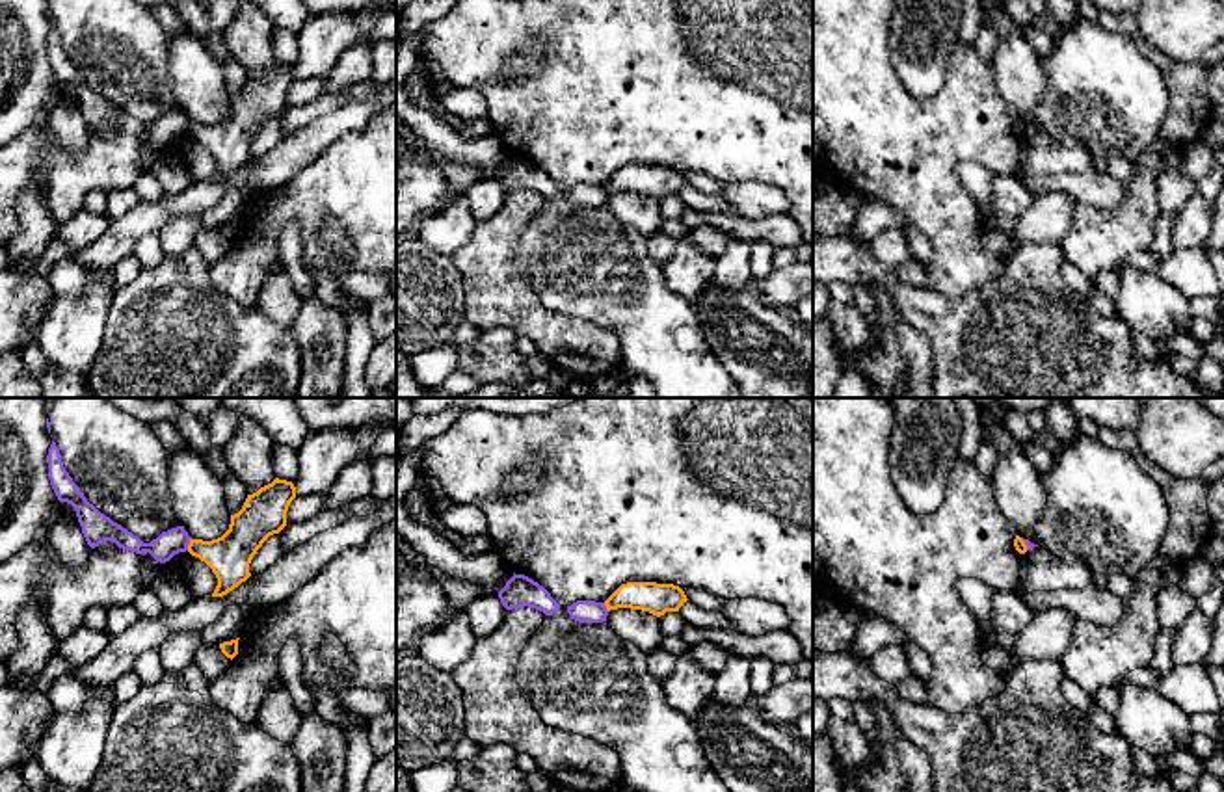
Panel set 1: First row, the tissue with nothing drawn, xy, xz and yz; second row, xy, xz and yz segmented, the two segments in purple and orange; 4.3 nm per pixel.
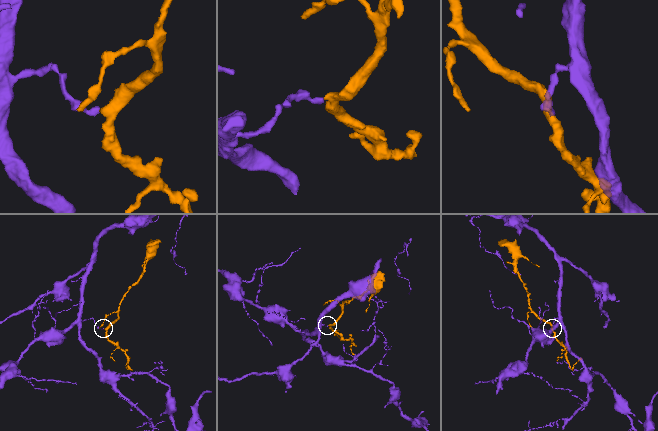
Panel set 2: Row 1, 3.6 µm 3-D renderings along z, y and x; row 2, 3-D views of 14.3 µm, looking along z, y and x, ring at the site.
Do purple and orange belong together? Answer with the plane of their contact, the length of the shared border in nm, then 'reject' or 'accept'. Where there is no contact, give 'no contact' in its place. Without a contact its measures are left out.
meets purple in xy; contact 60 nm long; reject

